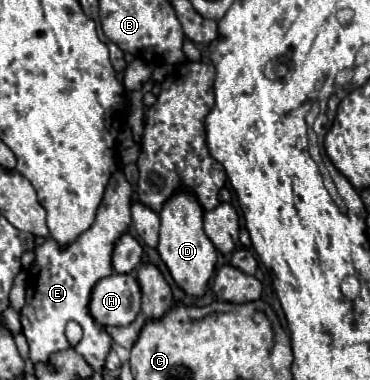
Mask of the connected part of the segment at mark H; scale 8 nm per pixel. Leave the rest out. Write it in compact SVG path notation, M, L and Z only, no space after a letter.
M133 274L101 278L89 298L89 314L101 326L127 326L141 310L141 292Z

